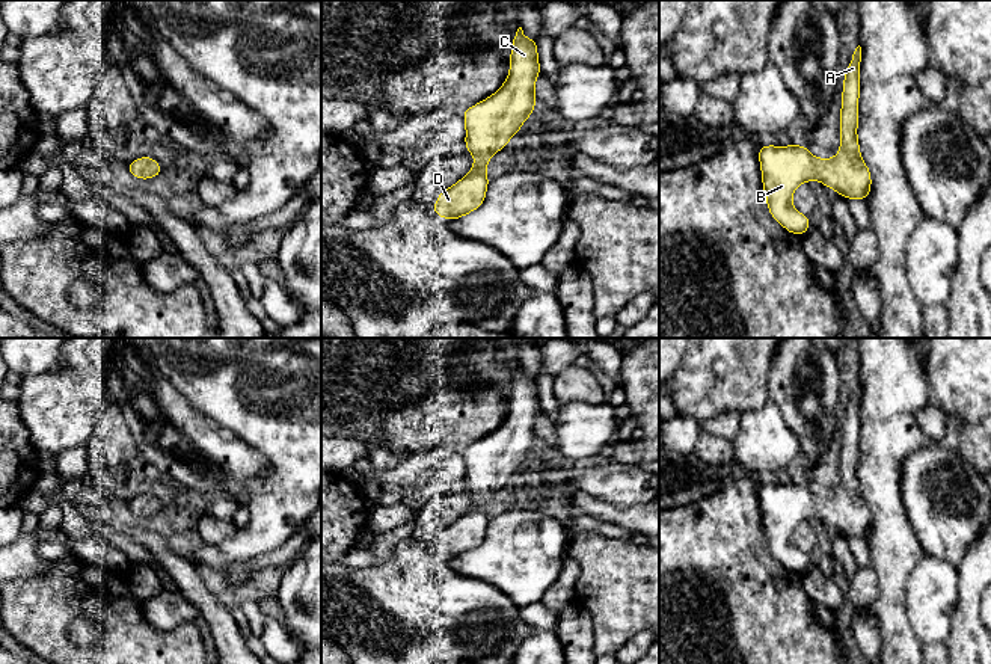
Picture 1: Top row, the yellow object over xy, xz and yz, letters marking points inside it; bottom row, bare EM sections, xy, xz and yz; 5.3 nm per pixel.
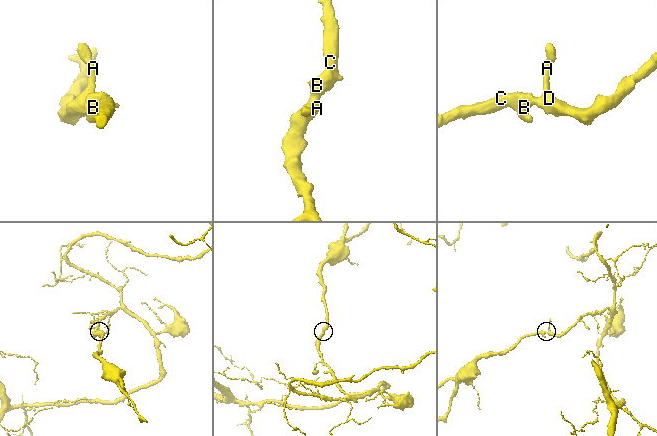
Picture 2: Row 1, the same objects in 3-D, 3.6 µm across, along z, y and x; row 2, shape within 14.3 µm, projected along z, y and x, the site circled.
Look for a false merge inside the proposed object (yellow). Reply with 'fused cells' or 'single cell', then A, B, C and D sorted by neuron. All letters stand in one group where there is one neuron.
single cell; groups A B C D

